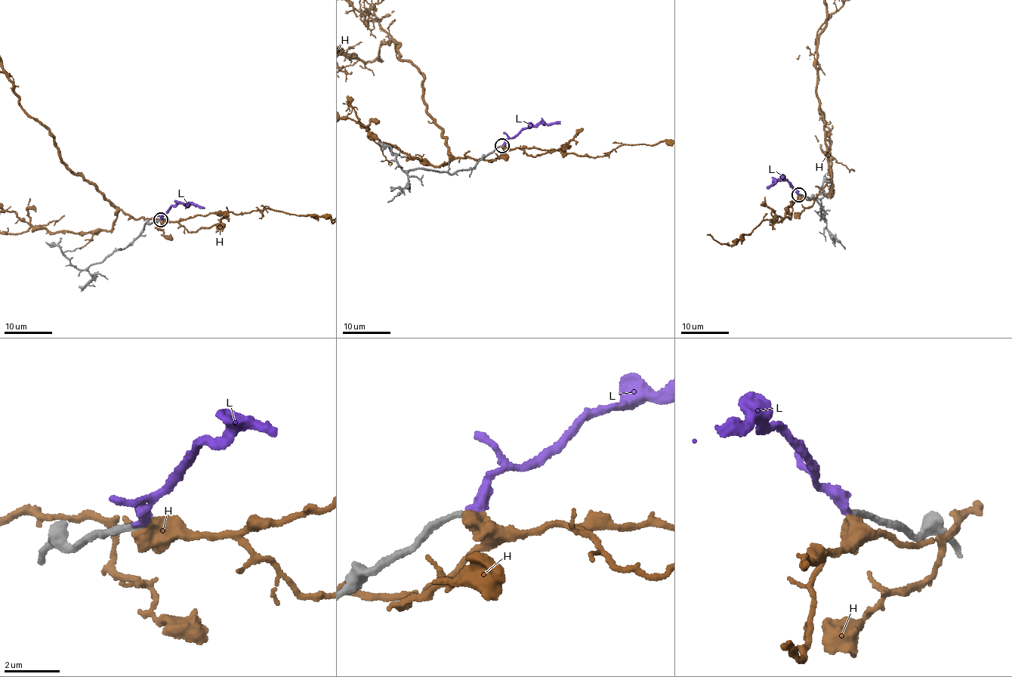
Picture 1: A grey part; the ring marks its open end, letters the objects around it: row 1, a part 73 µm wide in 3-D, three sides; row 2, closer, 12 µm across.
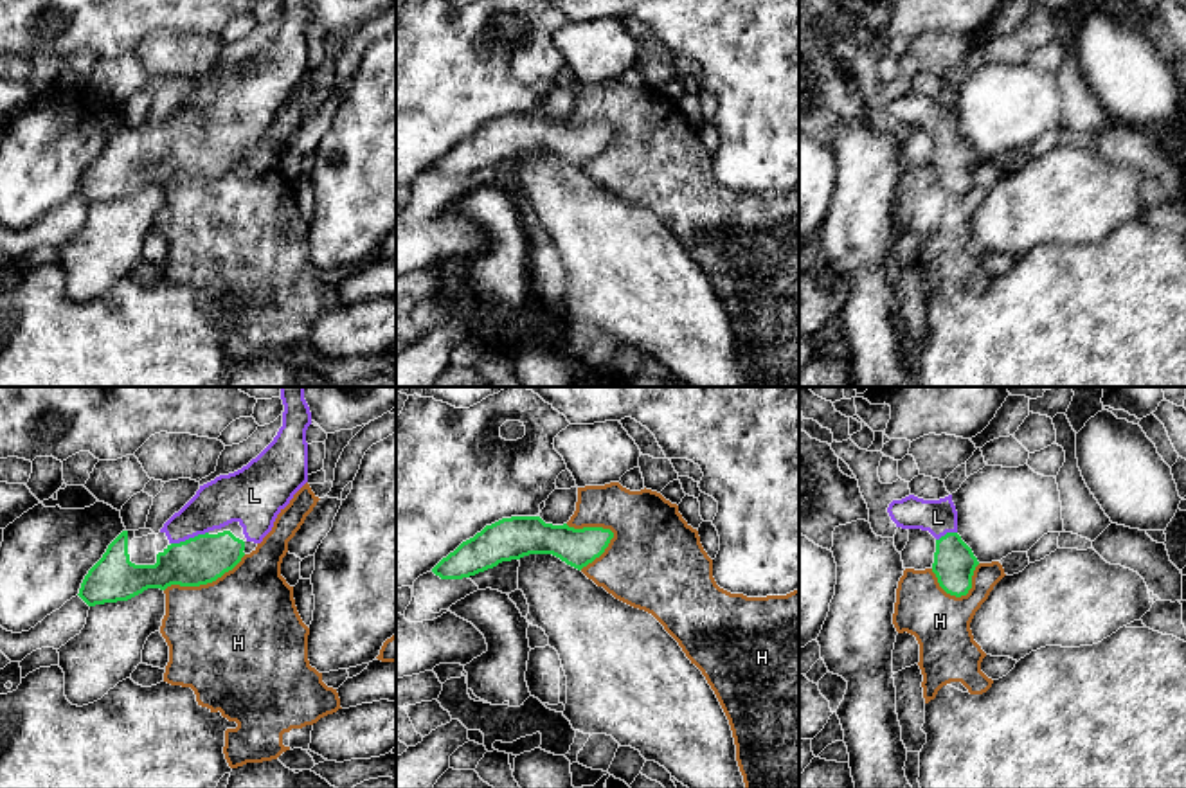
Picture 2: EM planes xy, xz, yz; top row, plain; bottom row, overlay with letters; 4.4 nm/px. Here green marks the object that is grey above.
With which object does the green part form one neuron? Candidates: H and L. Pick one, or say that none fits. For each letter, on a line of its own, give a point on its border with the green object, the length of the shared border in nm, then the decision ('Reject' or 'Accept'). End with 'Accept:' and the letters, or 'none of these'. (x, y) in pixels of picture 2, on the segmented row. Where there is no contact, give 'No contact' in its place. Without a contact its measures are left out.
H: Touches green at xz (603, 551). Shared border 240 nm. Reject
L: Touches green at xy (189, 538). Shared border 180 nm. Accept
Accept: L

